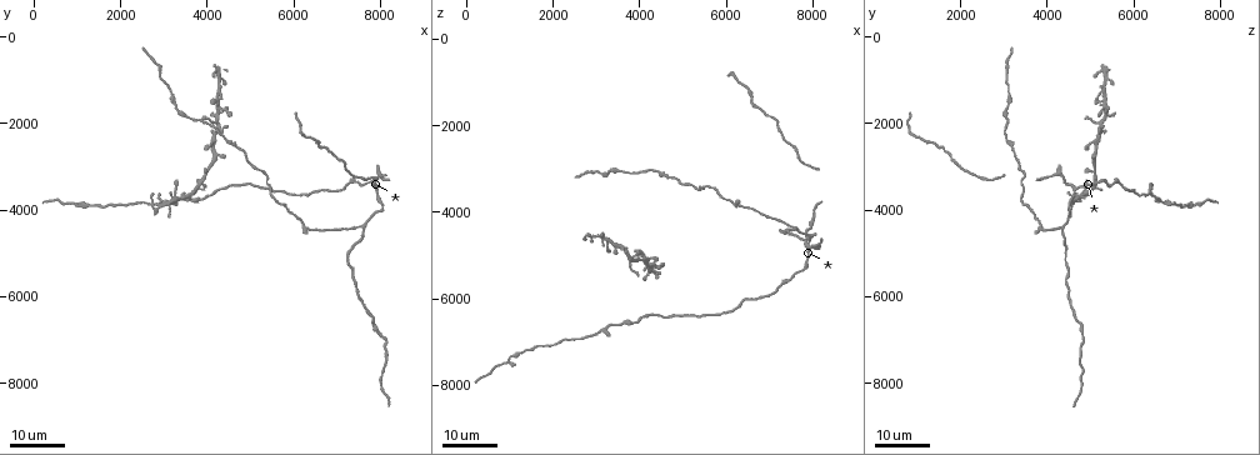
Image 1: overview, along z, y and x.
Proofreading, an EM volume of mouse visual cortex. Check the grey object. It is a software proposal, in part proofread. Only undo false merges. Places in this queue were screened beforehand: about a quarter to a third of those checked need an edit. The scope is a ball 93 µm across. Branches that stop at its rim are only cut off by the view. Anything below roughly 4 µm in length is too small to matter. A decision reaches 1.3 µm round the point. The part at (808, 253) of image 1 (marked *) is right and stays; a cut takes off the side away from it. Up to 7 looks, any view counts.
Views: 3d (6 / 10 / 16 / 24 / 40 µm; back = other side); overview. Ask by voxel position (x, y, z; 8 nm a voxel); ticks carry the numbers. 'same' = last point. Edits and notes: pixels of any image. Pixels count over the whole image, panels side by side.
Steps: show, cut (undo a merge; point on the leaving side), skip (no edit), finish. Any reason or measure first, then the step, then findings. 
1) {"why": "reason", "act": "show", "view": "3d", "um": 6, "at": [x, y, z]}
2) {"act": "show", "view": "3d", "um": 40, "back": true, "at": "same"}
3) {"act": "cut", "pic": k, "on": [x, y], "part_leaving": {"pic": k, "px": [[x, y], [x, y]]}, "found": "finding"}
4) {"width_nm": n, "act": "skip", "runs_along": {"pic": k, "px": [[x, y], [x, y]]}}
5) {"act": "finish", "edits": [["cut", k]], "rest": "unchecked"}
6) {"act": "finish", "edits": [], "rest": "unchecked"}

{"why": "three arms meet", "act": "show", "view": "3d", "um": 24, "at": [7550, 4400, 4300]}

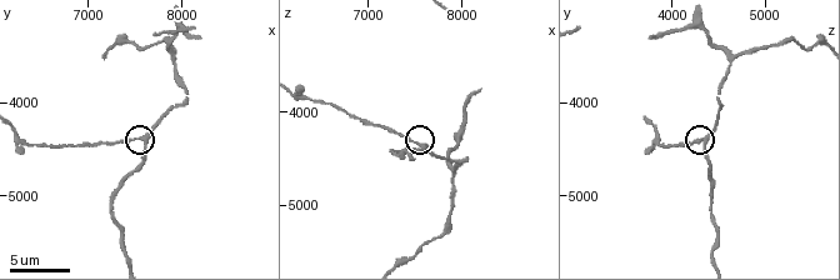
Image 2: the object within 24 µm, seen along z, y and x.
{"act": "show", "view": "3d", "um": 6, "at": [7600, 4400, 4350]}

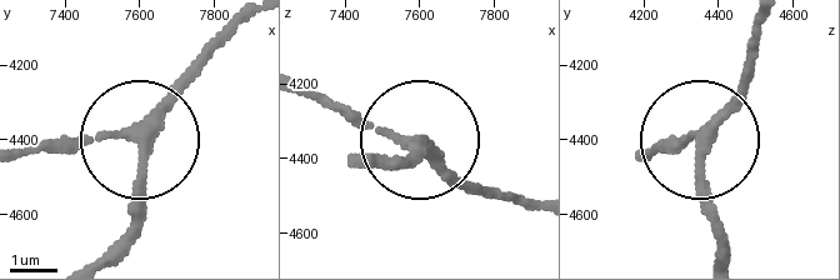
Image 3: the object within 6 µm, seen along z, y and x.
{"act": "skip", "runs_along": {"pic": 3, "px": [[758, 30], [745, 89], [705, 149], [718, 253]]}, "found": "all the same neuron"}

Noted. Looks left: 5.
{"why": "looks like a crossing", "act": "show", "view": "3d", "um": 16, "at": [3850, 3400, 5050]}

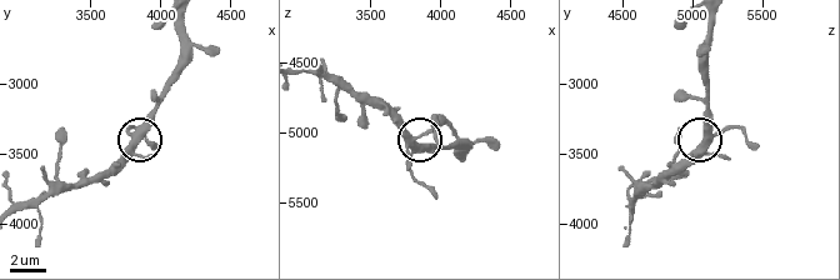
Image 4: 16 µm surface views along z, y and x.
{"act": "show", "view": "3d", "um": 6, "at": [3840, 3400, 5100]}

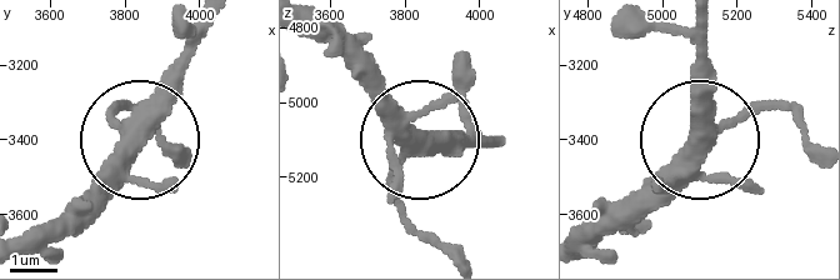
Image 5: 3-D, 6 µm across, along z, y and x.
{"arms": 5, "act": "skip", "found": "one neuron here"}

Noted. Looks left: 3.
{"why": "four-way junction", "act": "show", "view": "3d", "um": 24, "at": [3250, 3800, 4700]}

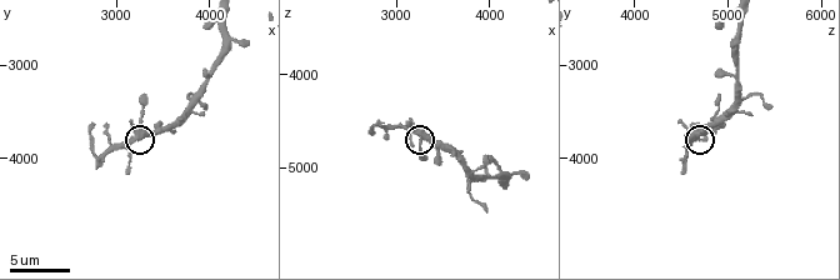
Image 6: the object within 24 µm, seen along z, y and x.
{"why": "closer look", "act": "show", "view": "3d", "um": 6, "at": [3250, 3750, 4650]}

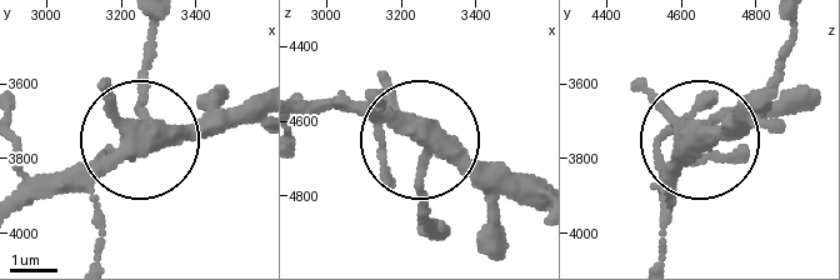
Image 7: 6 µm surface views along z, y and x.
{"act": "skip", "found": "all the same neuron"}

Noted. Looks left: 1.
{"act": "finish", "edits": [], "rest": "unchecked"}

